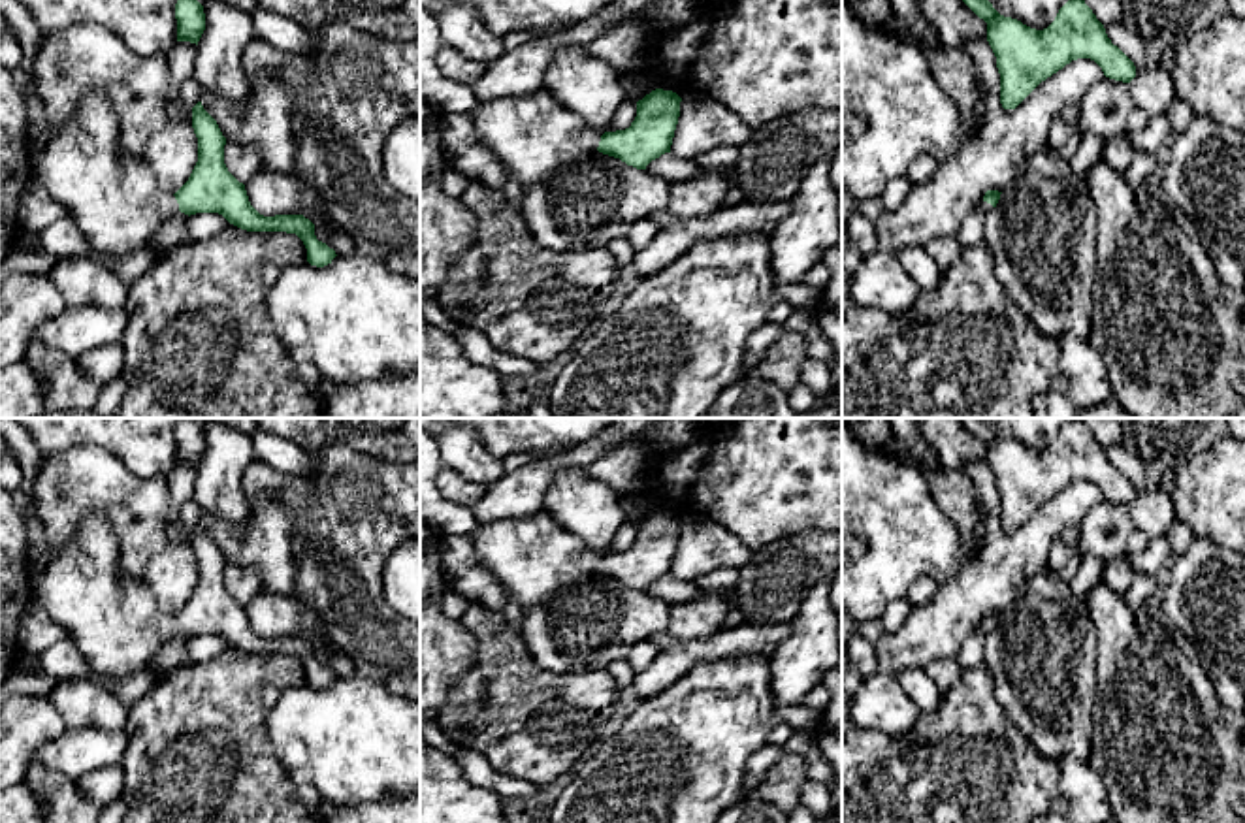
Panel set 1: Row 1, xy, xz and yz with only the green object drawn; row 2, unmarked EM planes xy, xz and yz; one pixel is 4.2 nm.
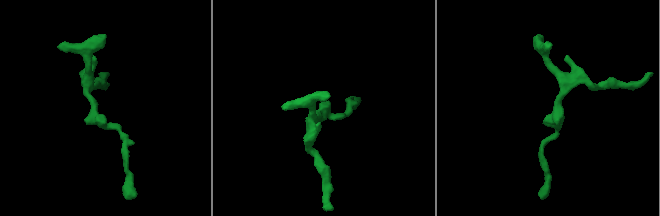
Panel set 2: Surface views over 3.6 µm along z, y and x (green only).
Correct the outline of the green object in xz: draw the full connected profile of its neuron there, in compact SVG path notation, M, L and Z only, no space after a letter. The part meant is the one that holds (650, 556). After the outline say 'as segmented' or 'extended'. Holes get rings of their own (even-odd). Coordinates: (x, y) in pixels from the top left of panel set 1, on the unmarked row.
M542 508L524 518L478 524L471 542L505 595L529 610L597 573L646 591L652 582L671 574L680 524L676 514L655 510L637 524L629 550L601 557Z; extended

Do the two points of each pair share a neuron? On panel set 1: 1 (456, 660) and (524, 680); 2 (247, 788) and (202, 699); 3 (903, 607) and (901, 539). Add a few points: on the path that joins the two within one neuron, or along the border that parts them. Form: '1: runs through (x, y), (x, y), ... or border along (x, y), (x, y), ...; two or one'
1: border along (462, 622), (475, 639), (477, 661), (445, 699); two
2: runs through (243, 765), (240, 742), (219, 722); one
3: border along (905, 596), (891, 601), (878, 618); two

